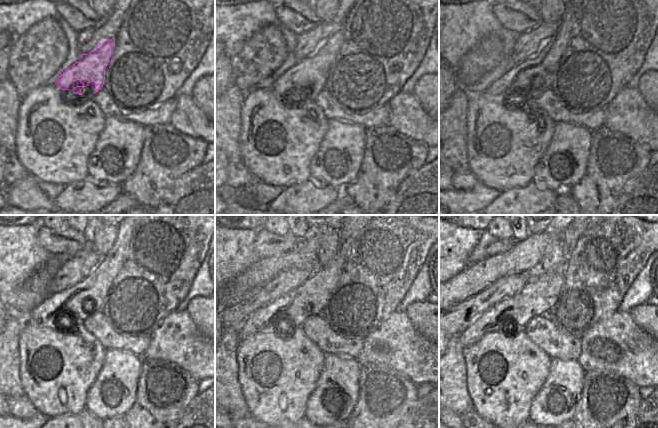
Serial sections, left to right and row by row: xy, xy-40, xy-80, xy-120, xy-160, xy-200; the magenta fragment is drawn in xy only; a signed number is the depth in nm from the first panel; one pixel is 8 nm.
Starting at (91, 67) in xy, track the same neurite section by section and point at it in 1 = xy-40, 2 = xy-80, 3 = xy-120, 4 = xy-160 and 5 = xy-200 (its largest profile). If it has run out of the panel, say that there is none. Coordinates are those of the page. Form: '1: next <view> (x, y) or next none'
1: next xy-40 (314, 68)
2: next xy-80 (544, 63)
3: next xy-120 (98, 284)
4: next xy-160 (323, 281)
5: next xy-200 (547, 284)

